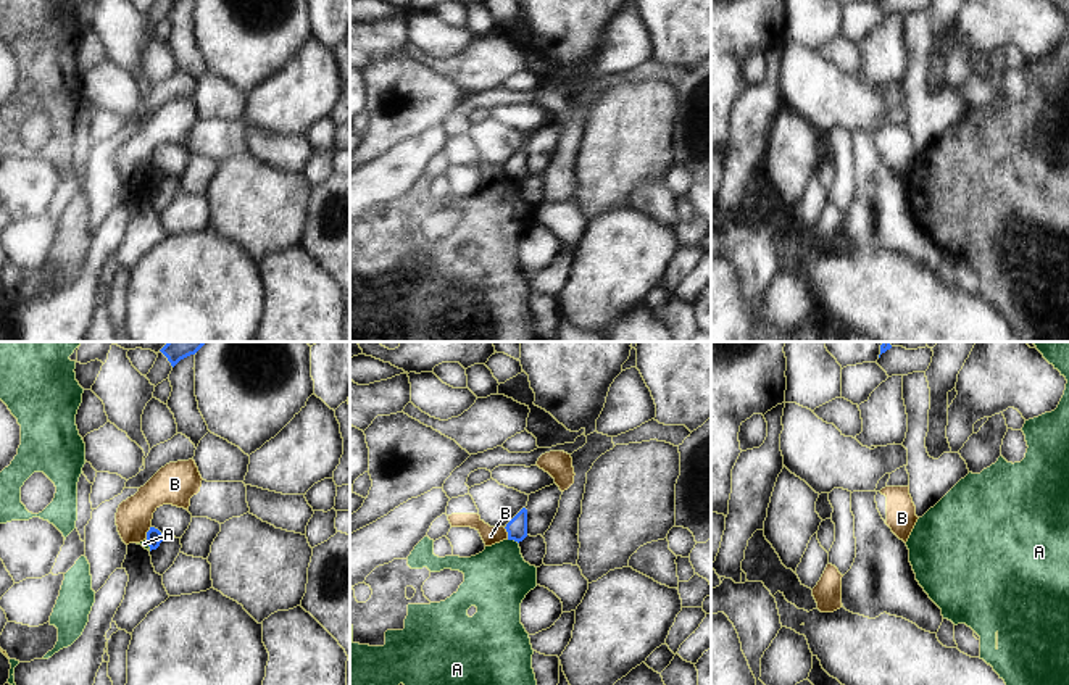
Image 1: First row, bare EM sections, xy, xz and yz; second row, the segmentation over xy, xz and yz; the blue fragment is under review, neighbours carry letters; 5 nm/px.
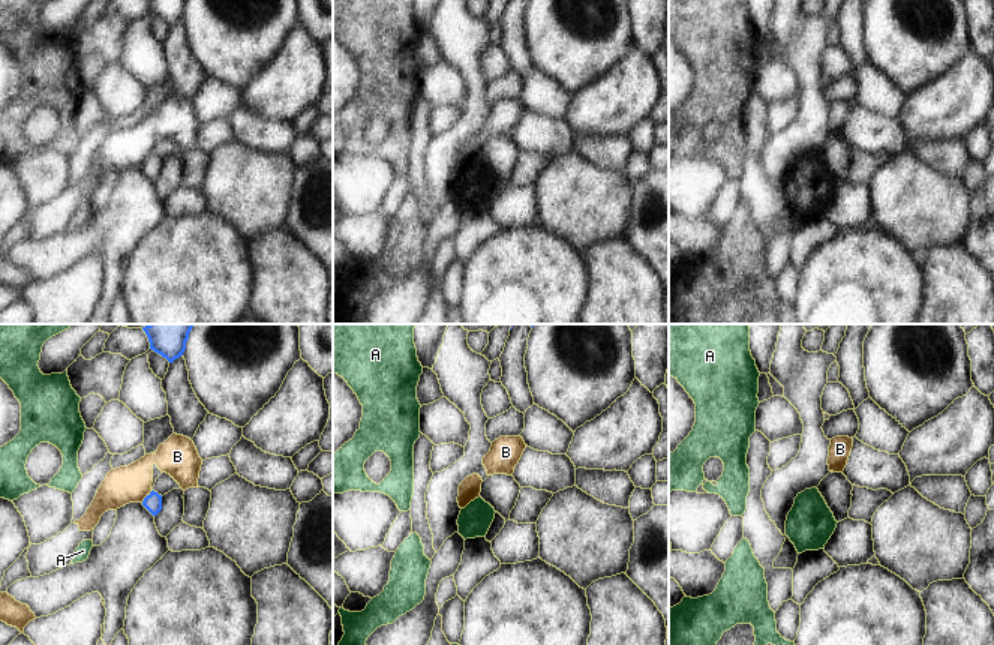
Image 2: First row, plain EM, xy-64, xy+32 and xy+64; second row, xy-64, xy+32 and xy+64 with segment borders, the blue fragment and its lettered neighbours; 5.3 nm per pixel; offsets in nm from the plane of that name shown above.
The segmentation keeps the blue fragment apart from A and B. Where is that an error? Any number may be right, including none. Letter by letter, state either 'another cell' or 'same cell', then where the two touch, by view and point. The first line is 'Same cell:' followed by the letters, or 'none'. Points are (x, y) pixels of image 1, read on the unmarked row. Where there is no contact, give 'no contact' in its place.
Same cell: none
A: another cell; contact xz (513, 178)
B: another cell; contact xy (147, 171)

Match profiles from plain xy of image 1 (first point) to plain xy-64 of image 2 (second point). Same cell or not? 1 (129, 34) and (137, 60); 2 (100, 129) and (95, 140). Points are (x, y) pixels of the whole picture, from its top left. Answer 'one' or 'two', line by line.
1: two
2: one

